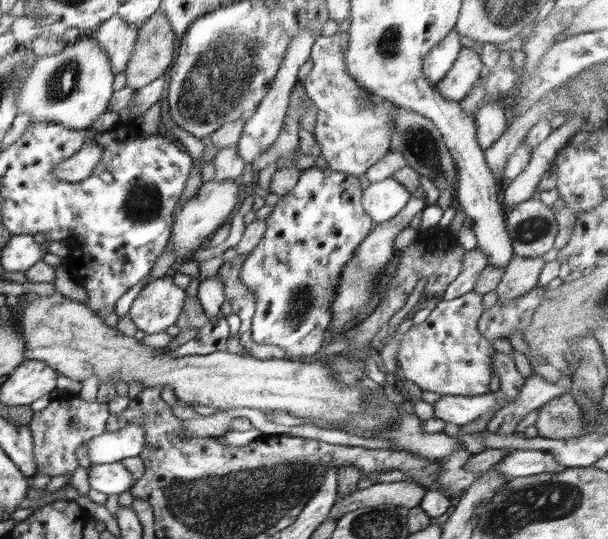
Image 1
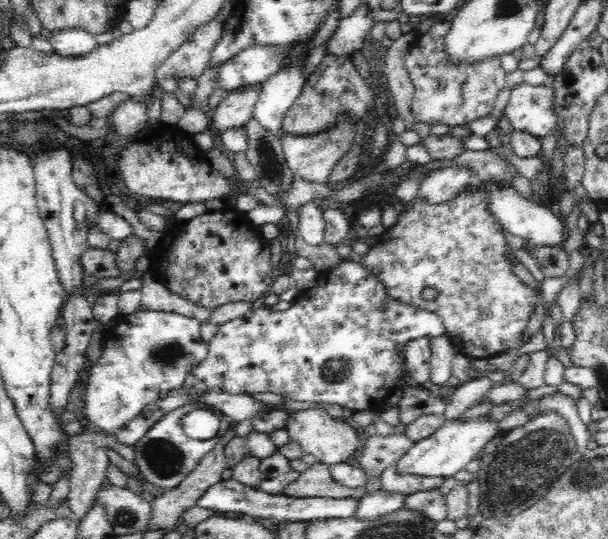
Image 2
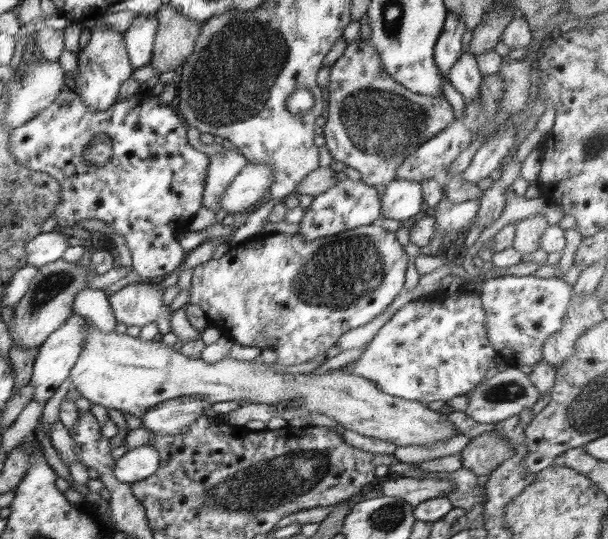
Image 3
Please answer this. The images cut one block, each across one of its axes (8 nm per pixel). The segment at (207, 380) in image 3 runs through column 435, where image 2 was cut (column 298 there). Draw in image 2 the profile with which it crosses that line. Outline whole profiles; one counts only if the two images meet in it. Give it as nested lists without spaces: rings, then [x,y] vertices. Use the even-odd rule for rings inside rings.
[[[322,408],[289,412],[284,429],[290,435],[291,442],[300,444],[304,454],[313,454],[318,463],[325,465],[352,462],[363,445],[359,432],[346,423],[345,419],[334,418]]]

